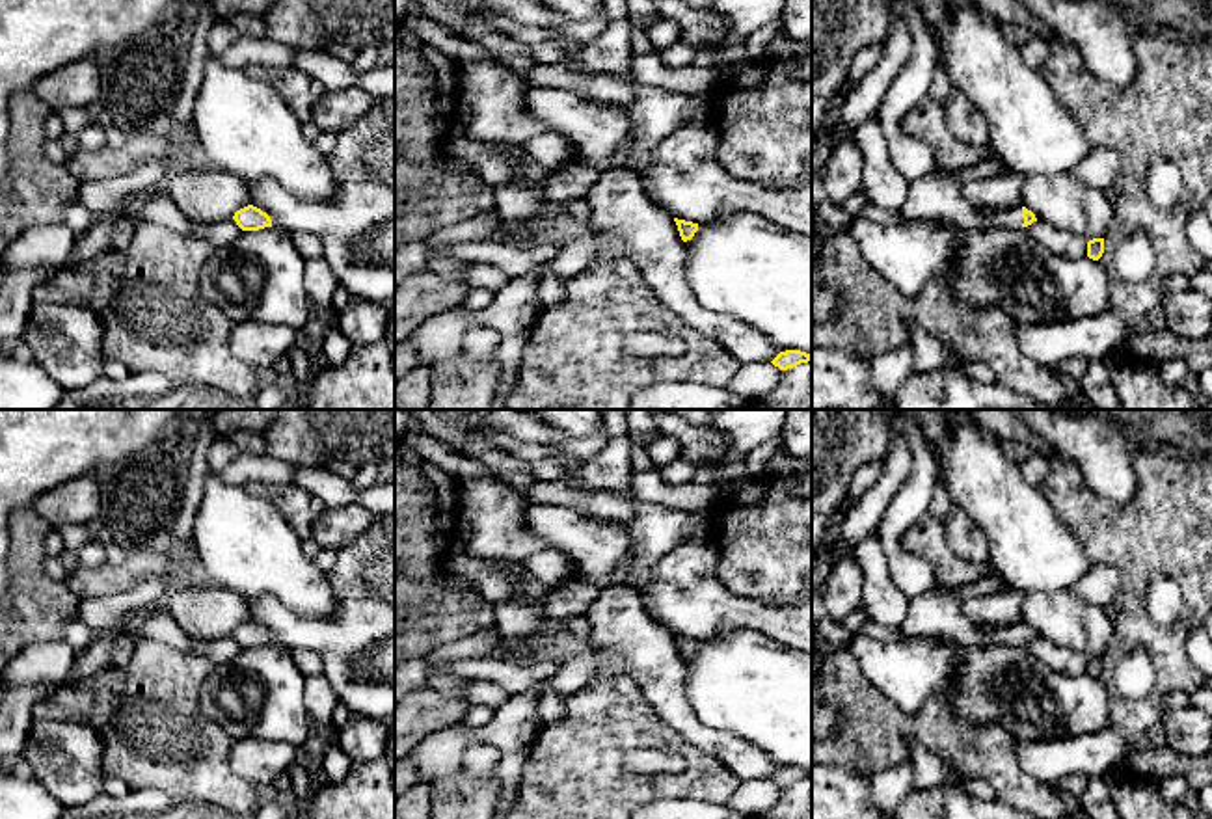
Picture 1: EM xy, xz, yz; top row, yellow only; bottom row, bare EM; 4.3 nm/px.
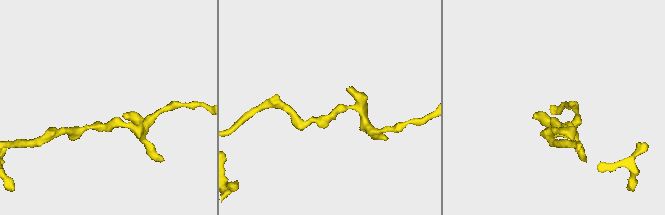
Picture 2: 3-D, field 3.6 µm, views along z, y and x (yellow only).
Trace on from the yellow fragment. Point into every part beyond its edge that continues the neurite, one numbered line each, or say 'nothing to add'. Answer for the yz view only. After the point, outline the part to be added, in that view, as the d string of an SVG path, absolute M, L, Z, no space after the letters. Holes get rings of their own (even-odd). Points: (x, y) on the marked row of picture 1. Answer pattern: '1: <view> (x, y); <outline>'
1: yz (937, 198); M940 168L910 182L909 197L897 212L903 223L914 220L938 223L953 235L983 229L1020 231L1024 223L1020 205L1007 210L974 208L963 197L961 184L951 171Z

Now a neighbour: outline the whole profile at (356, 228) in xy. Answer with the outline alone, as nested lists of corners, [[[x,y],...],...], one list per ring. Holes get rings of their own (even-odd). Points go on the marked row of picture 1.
[[[270,179],[246,182],[249,205],[266,212],[276,229],[309,231],[320,238],[326,261],[352,298],[369,300],[385,309],[395,303],[395,186],[348,182],[331,199],[305,199]]]

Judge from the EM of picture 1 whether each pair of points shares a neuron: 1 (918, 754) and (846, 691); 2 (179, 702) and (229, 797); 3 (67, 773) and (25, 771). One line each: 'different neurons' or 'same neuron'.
1: different neurons
2: same neuron
3: different neurons

